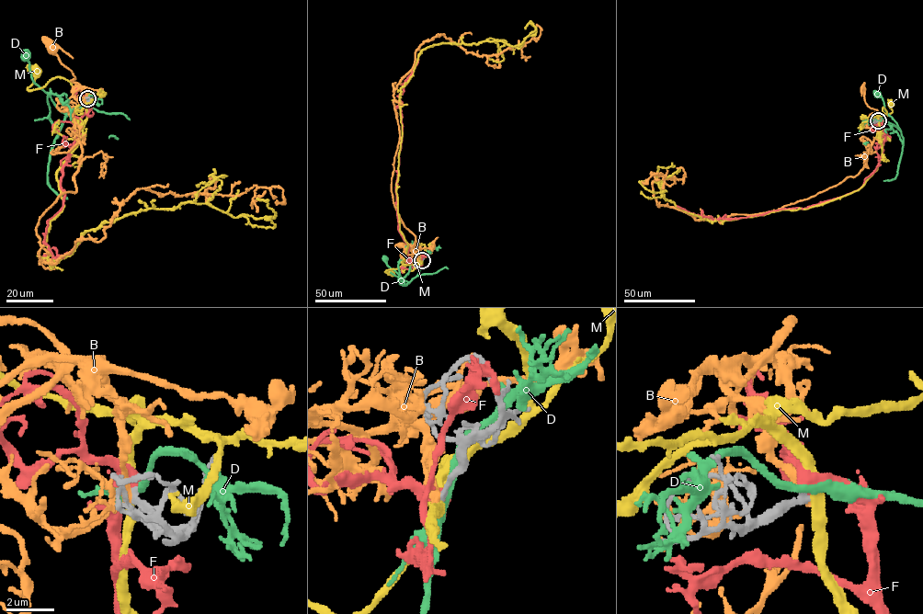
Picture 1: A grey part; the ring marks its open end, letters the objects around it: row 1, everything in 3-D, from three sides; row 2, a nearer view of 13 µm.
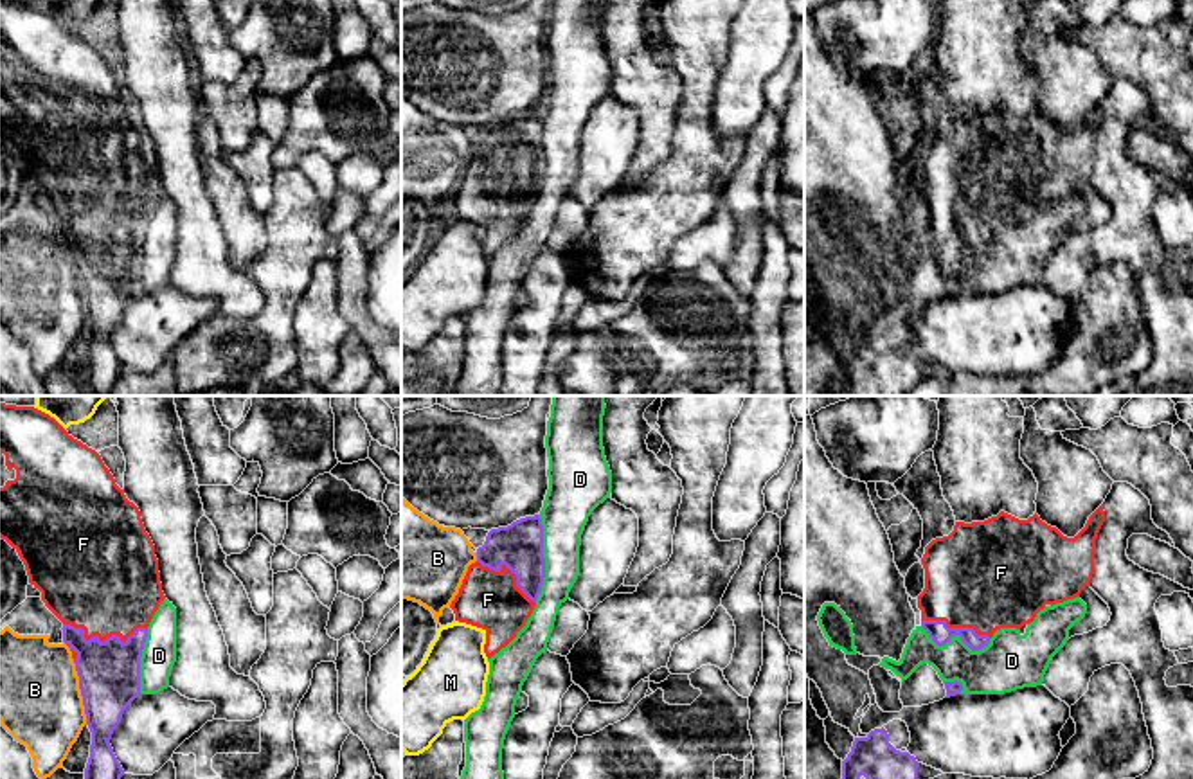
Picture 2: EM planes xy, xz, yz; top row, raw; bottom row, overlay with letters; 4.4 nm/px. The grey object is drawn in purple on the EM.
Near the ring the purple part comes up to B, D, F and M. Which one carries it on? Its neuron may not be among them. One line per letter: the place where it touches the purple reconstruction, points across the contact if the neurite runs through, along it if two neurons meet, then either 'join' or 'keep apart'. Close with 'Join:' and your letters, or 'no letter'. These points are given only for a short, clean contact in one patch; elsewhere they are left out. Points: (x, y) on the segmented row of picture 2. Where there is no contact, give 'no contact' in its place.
B: contact xy (81, 693); keep apart
D: contact xz (544, 558); keep apart
F: contact xy (105, 641); join
M: no contact; keep apart
Join: F

